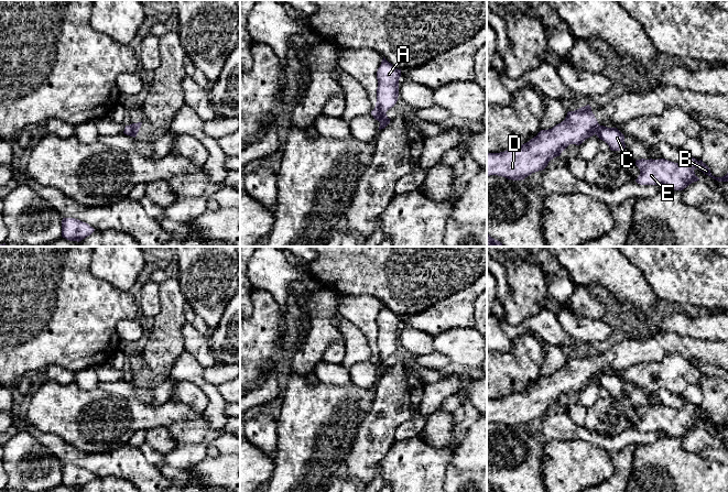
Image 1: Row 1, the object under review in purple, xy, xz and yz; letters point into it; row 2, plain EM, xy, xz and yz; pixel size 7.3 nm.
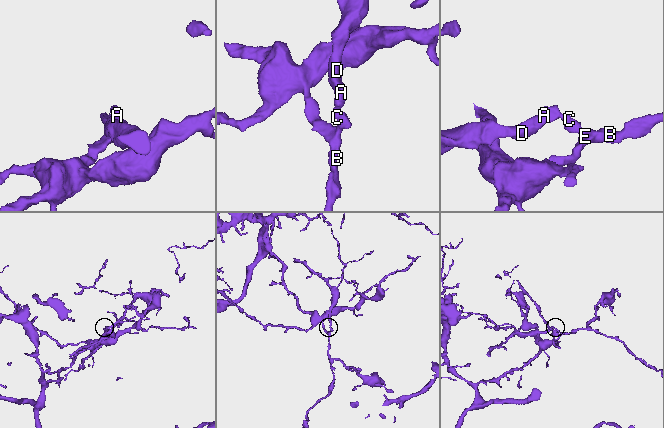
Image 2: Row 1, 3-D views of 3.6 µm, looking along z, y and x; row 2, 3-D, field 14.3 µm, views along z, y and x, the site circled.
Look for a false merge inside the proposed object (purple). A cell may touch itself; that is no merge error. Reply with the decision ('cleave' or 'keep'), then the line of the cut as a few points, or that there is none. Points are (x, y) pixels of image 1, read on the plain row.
keep; cut none

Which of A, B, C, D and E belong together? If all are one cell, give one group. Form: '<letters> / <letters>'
A B C D E

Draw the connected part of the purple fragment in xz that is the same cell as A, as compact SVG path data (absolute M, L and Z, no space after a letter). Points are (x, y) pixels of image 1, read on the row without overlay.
M384 304L377 318L378 335L377 349L371 361L380 369L379 376L384 375L390 367L387 358L394 353L399 343L399 326L401 324L401 316L394 314Z

